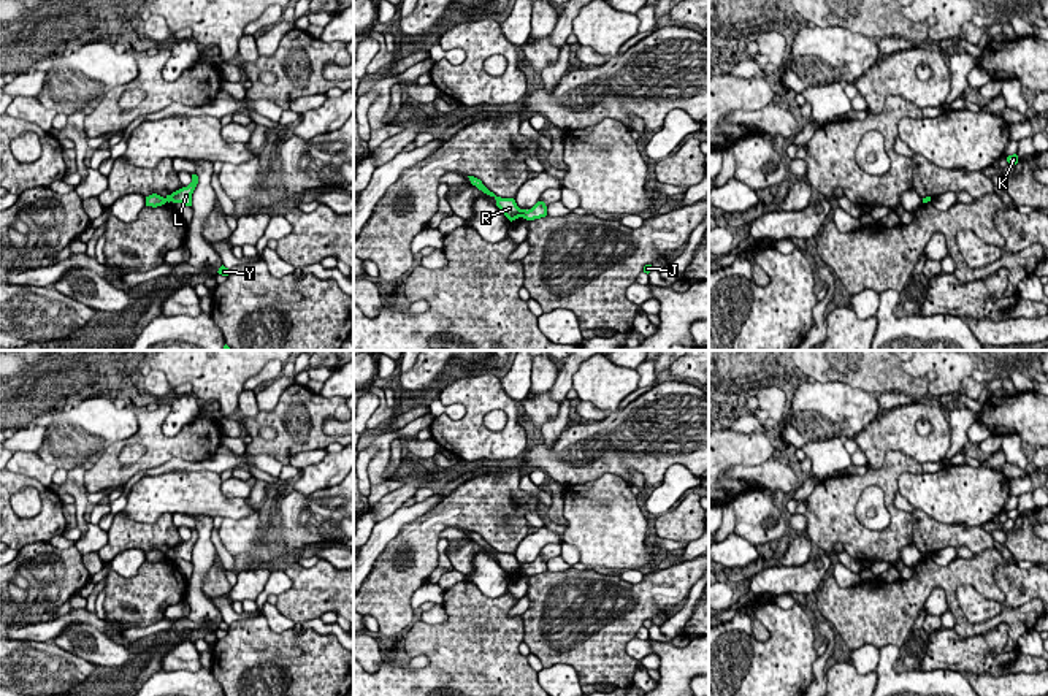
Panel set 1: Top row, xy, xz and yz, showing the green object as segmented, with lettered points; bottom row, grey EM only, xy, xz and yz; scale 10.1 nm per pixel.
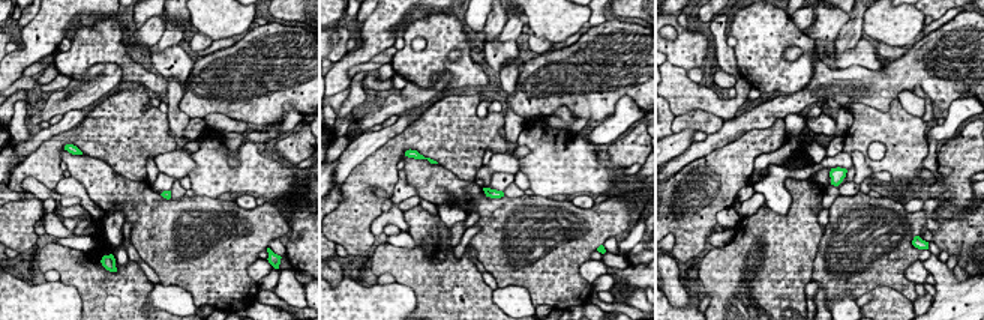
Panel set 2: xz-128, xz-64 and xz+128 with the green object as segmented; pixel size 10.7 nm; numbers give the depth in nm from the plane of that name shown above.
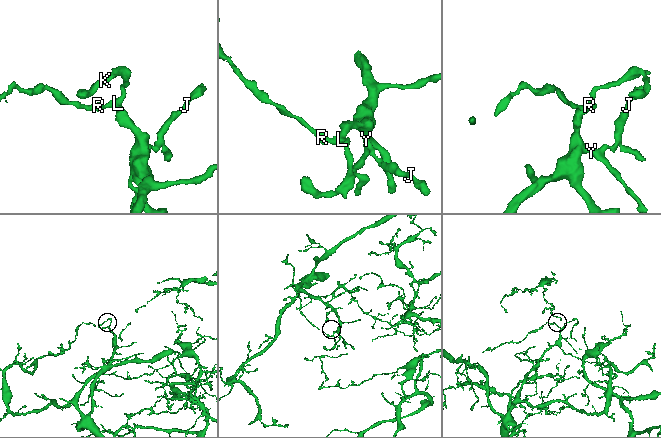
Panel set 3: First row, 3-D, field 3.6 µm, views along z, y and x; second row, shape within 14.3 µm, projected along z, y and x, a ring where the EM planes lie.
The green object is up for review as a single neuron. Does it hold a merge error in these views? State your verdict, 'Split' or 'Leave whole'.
Split

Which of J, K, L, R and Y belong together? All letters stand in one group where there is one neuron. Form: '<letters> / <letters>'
J K L Y / R

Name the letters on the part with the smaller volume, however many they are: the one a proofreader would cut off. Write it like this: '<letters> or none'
R

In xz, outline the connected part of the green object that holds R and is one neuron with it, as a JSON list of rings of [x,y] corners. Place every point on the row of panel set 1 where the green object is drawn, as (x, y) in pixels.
[[[468,176],[471,184],[476,185],[479,190],[482,190],[484,193],[493,197],[496,200],[496,206],[499,208],[499,211],[512,222],[515,219],[520,217],[520,208],[517,206],[514,198],[501,198],[496,197],[493,192],[490,192],[480,179],[474,178],[474,176]]]

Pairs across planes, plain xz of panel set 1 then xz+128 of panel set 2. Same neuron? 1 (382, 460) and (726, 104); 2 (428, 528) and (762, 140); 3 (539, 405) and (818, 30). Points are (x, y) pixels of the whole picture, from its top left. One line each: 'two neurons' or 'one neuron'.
1: one neuron
2: one neuron
3: one neuron

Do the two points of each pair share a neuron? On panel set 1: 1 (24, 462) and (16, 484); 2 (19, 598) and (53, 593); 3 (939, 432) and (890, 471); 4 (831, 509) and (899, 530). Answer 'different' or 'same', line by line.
1: different
2: same
3: different
4: same

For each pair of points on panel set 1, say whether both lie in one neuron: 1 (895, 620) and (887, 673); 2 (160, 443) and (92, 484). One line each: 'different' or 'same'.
1: different
2: same

